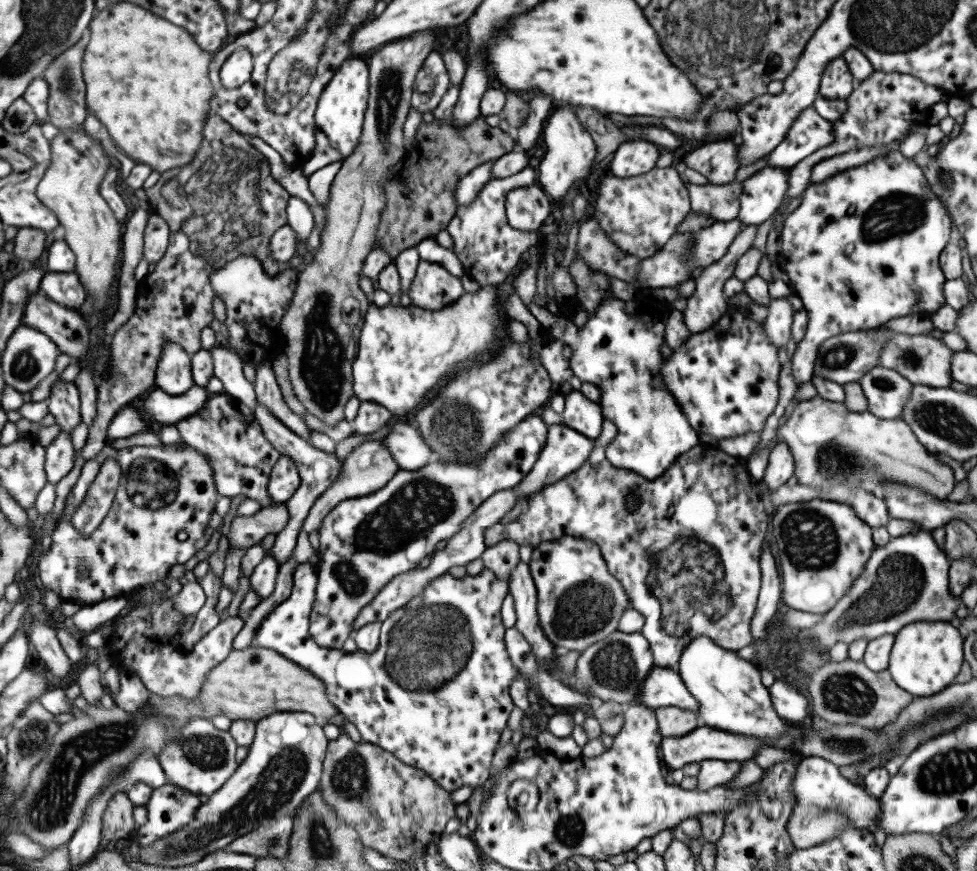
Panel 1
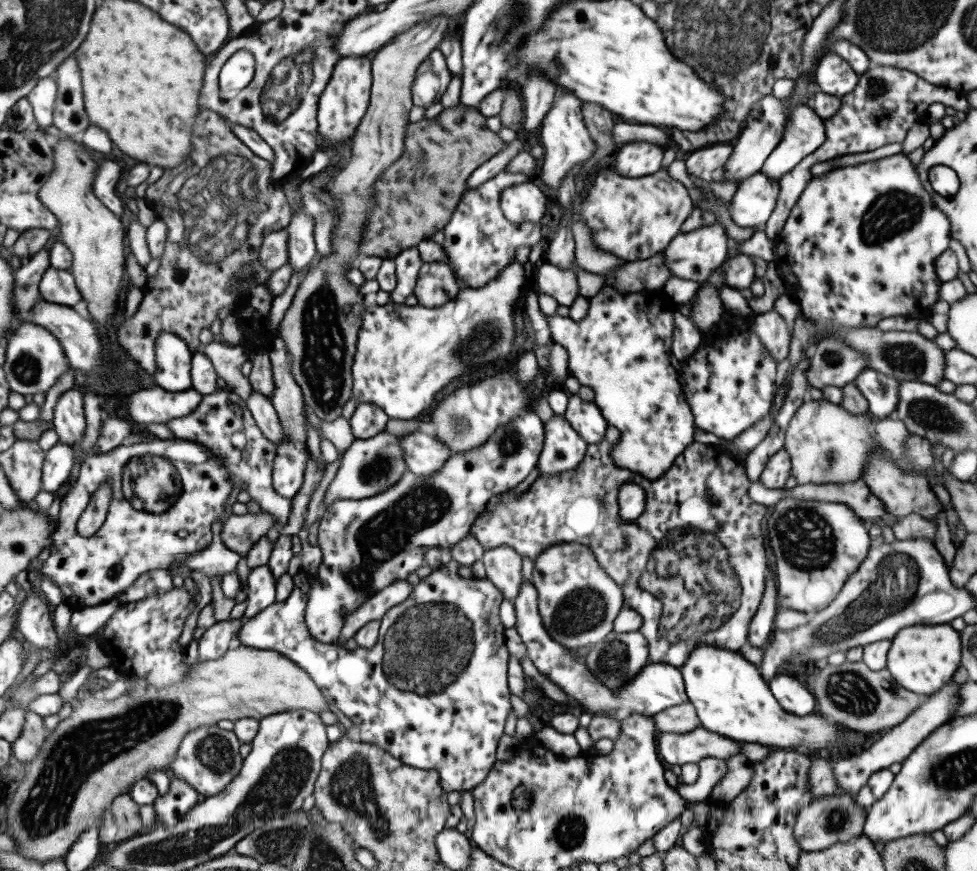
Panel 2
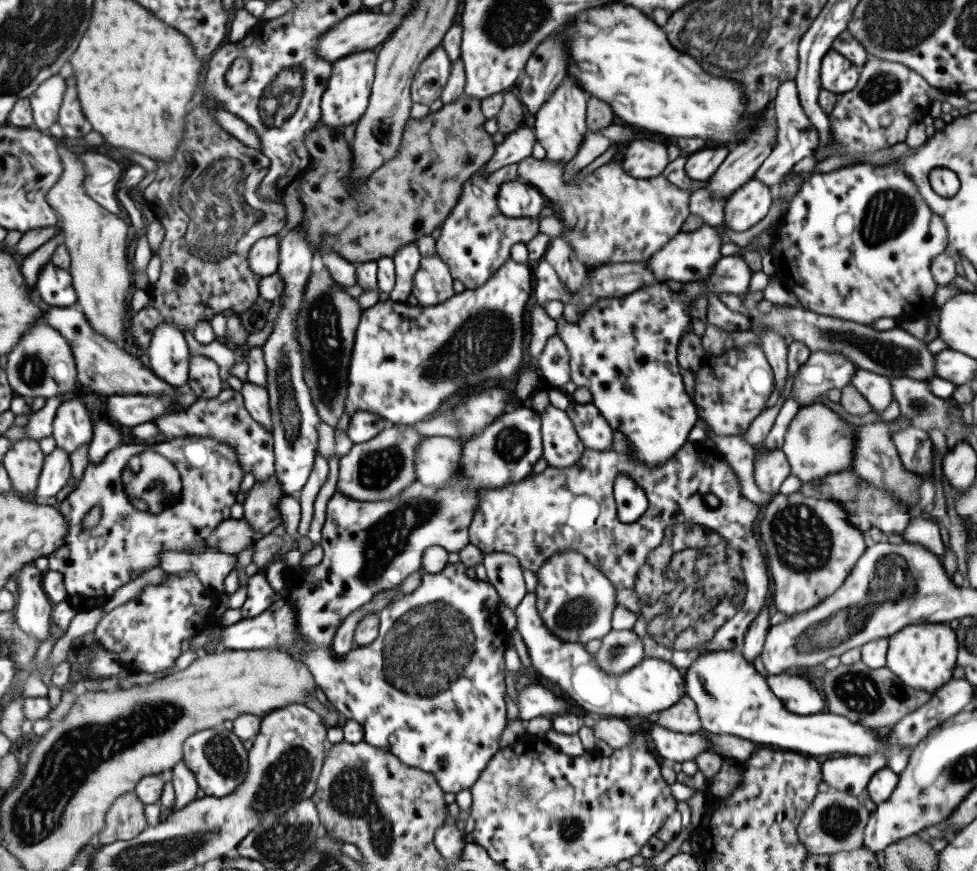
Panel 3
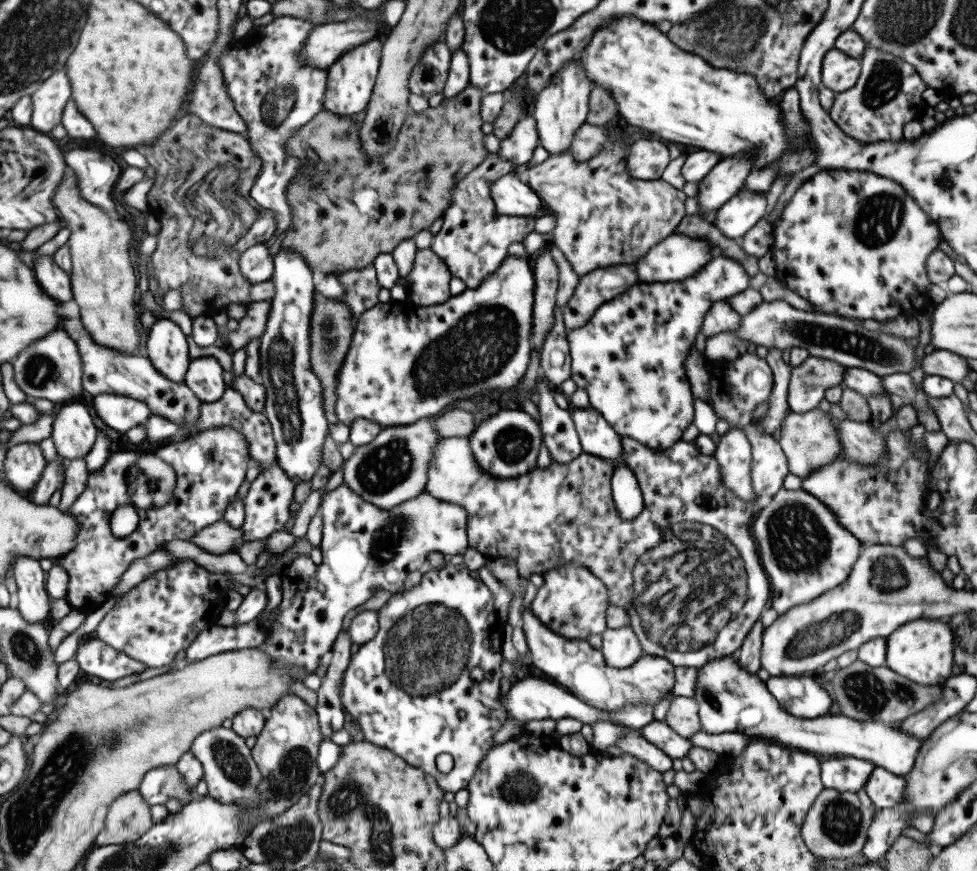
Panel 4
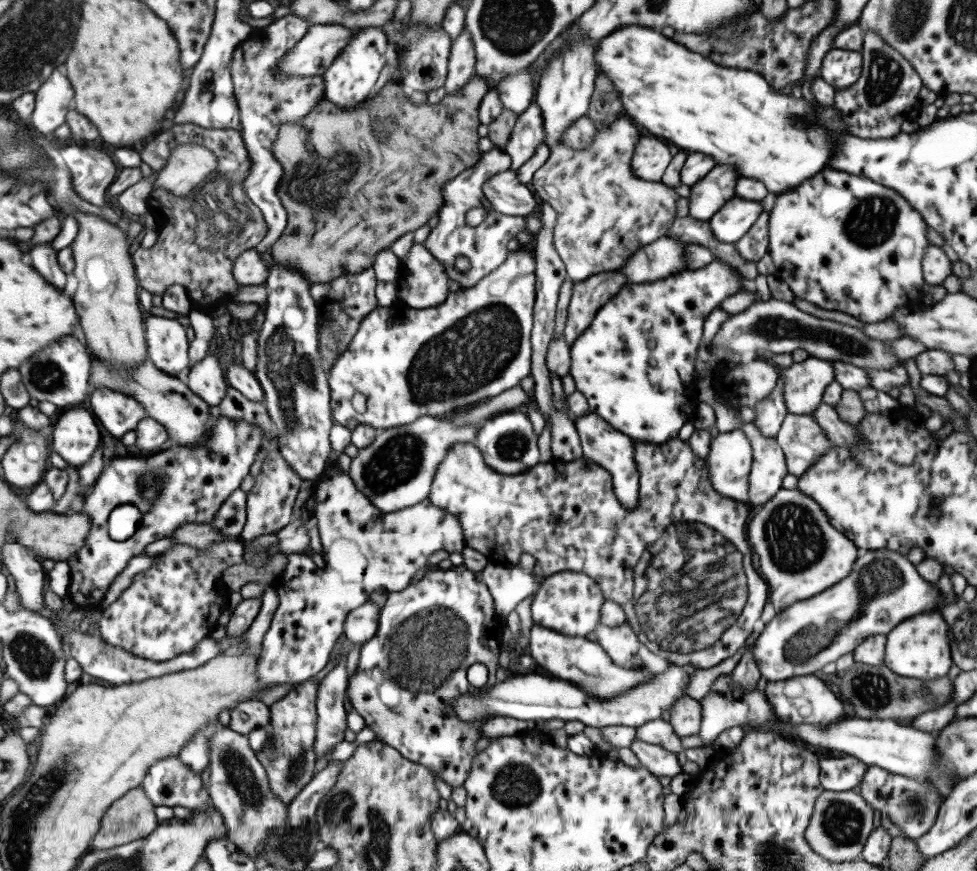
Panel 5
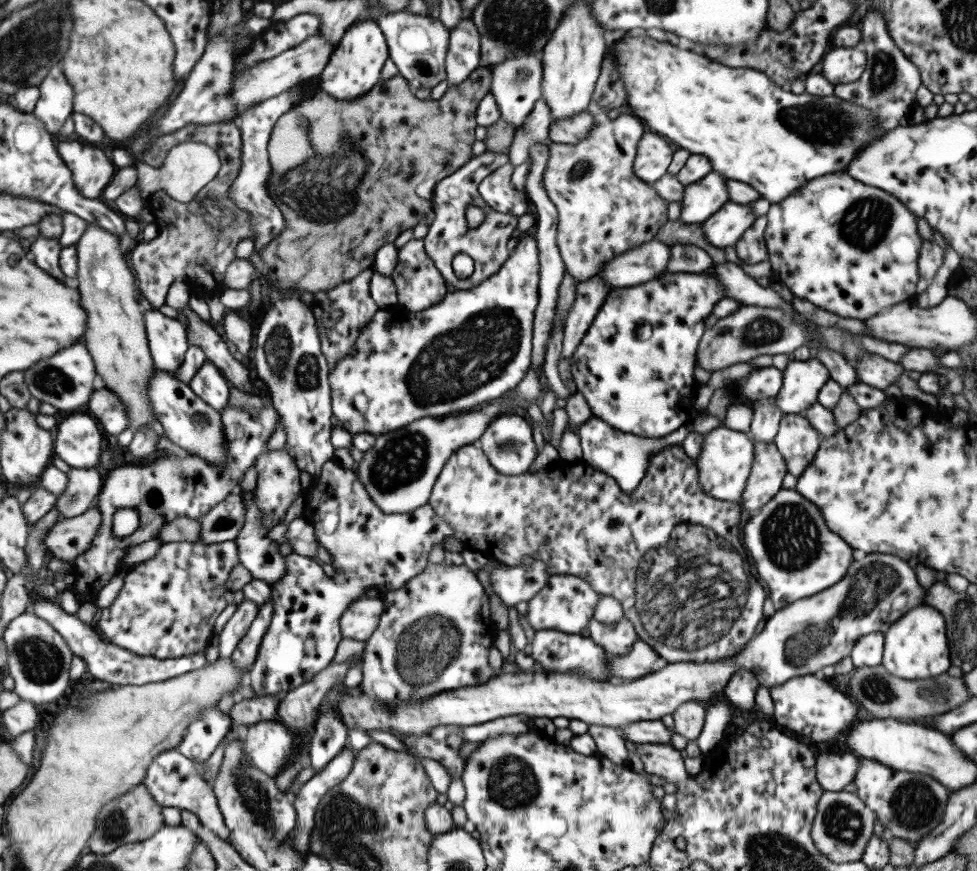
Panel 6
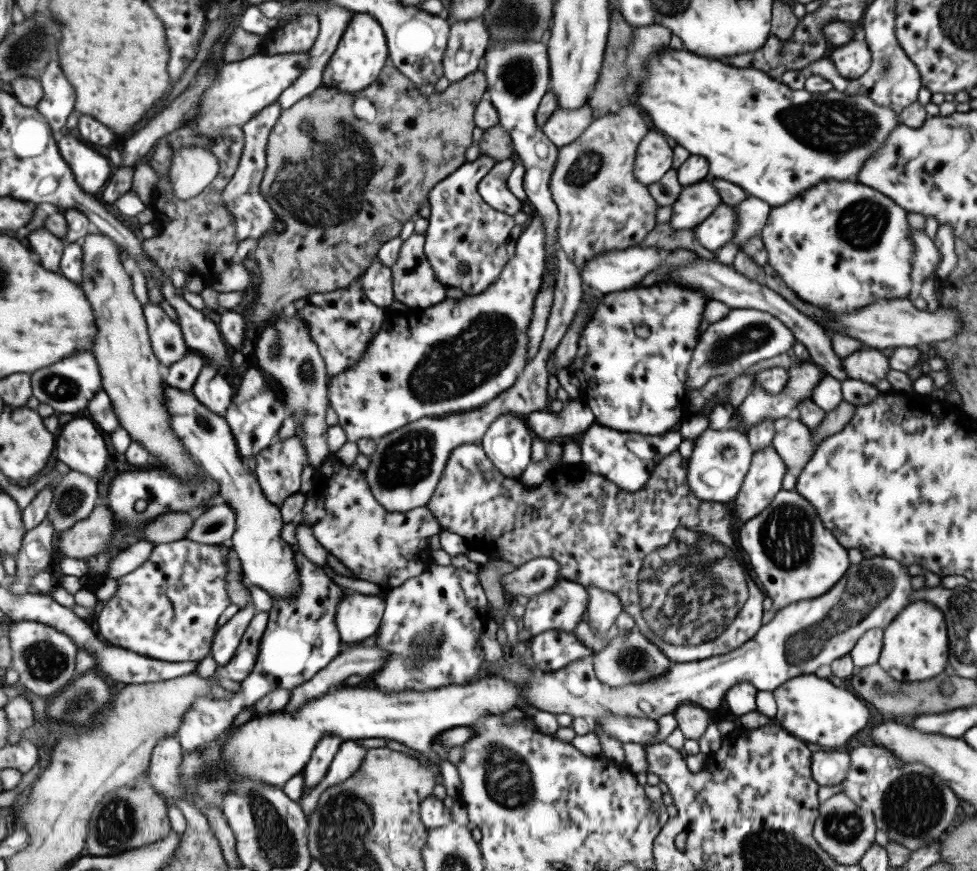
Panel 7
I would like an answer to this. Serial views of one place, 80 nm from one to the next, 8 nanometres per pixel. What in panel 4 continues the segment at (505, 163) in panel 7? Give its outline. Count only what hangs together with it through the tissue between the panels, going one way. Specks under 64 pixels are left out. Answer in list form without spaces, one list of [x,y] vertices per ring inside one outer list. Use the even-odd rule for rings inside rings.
[[[514,172],[497,178],[491,184],[489,198],[497,213],[511,217],[535,217],[541,208],[537,194]]]

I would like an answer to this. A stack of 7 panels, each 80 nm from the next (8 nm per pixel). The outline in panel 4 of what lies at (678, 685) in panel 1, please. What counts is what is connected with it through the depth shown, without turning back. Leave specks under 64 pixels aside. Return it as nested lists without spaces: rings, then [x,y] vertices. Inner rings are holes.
[[[530,606],[520,612],[522,624],[522,632],[525,636],[529,656],[533,662],[533,667],[539,669],[543,673],[543,677],[548,678],[557,685],[563,686],[575,698],[583,702],[583,705],[599,709],[601,711],[617,711],[623,705],[645,705],[657,704],[663,696],[667,696],[671,692],[674,683],[674,667],[663,658],[646,655],[640,657],[634,664],[623,669],[607,667],[603,661],[603,655],[599,650],[595,650],[589,646],[586,641],[571,639],[567,640],[559,637],[552,630],[549,630],[539,619],[532,613]]]

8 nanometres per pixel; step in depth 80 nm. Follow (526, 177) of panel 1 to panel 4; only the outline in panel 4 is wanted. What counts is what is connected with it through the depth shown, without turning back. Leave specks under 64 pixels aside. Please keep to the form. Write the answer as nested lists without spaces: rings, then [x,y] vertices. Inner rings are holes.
[[[489,153],[477,169],[471,170],[451,189],[451,203],[441,216],[441,228],[431,239],[429,249],[440,258],[450,272],[459,278],[466,288],[477,288],[481,281],[495,272],[502,260],[508,257],[507,247],[512,242],[521,242],[533,231],[535,217],[511,217],[495,211],[489,198],[489,187],[497,178],[511,173],[516,166],[509,160],[499,159]]]

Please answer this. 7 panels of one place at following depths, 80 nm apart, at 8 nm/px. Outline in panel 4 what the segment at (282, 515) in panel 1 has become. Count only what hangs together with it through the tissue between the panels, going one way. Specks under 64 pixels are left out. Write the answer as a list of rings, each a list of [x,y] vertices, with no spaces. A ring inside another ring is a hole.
[[[223,519],[195,532],[190,540],[201,550],[212,555],[229,553],[232,548],[238,548],[242,544],[242,530],[229,526]]]

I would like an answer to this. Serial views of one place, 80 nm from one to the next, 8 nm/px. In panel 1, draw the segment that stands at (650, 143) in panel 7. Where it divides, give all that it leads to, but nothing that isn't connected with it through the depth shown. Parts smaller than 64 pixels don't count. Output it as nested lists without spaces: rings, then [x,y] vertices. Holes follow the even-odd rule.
[[[643,139],[622,142],[611,156],[607,171],[617,178],[639,176],[653,170],[659,160],[661,148]]]

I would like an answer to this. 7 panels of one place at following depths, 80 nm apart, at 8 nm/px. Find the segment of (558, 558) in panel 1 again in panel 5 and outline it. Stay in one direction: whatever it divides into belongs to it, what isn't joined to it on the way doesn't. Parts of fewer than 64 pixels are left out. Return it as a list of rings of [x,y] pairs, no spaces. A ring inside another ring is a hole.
[[[570,570],[550,574],[541,579],[538,589],[532,595],[530,617],[536,625],[554,630],[569,637],[585,637],[594,632],[600,623],[600,610],[604,596],[592,578],[585,573]]]

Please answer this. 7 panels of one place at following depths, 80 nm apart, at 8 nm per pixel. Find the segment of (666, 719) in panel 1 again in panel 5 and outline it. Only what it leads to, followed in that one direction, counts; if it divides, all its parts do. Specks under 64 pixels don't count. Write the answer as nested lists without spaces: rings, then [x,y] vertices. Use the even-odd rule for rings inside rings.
[[[683,695],[671,706],[669,722],[678,737],[697,735],[701,720],[701,706],[697,700]]]

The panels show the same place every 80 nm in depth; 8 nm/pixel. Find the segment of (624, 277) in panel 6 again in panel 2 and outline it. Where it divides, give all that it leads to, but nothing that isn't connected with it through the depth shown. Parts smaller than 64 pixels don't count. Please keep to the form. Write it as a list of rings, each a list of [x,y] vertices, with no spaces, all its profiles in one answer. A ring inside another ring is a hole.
[[[718,223],[702,226],[684,234],[678,233],[664,248],[664,265],[675,278],[703,282],[707,275],[727,259],[727,247],[730,240],[725,234],[725,228]]]

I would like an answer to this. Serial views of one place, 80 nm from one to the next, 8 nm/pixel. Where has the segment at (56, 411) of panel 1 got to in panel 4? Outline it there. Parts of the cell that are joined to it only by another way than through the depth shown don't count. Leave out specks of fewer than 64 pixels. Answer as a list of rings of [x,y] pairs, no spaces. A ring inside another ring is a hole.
[[[75,400],[59,408],[51,438],[57,454],[65,460],[73,460],[90,451],[97,430],[86,407]]]

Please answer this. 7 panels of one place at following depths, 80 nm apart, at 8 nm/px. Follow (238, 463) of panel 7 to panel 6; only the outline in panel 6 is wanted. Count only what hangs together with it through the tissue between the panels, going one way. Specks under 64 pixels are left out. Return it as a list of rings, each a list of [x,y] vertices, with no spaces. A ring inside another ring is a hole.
[[[153,371],[148,376],[146,395],[152,412],[158,418],[167,440],[186,450],[191,455],[197,455],[210,465],[223,468],[225,462],[220,413],[205,404],[185,383],[174,379],[163,371]],[[241,491],[245,507],[244,523],[234,539],[238,562],[251,574],[252,579],[262,580],[268,586],[280,579],[284,573],[284,557],[279,555],[279,543],[266,538],[271,526],[262,522],[262,512],[254,503],[251,491]]]

